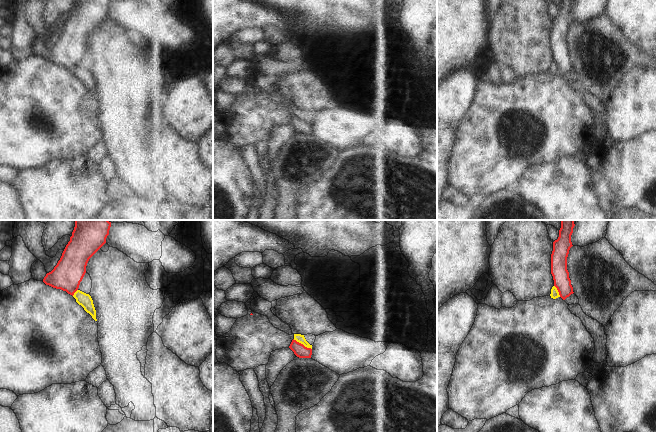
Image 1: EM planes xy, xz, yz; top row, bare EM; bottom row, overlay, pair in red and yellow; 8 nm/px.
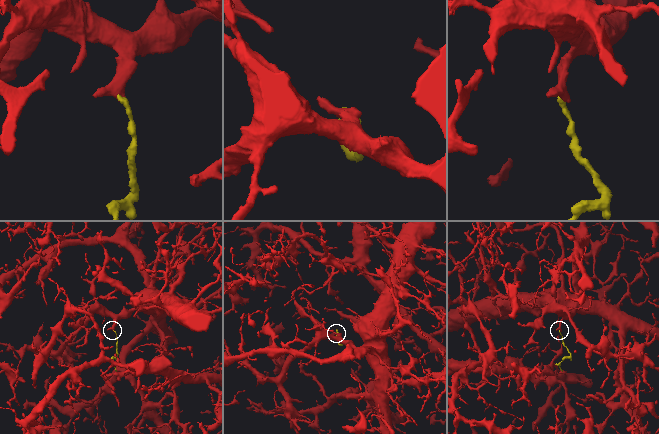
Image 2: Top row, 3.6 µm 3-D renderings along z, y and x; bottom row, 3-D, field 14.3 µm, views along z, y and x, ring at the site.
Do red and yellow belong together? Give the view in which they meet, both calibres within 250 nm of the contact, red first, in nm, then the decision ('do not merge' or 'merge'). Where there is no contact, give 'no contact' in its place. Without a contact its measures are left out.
meets red in xz; 100 nm thick on the red side, 70 nm on the other; do not merge

